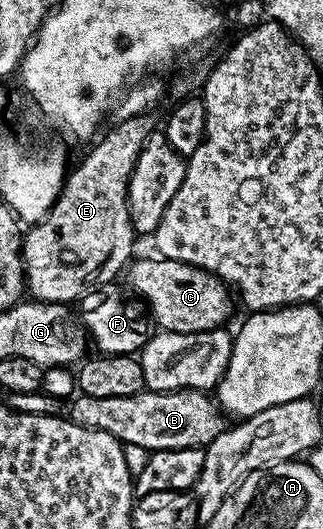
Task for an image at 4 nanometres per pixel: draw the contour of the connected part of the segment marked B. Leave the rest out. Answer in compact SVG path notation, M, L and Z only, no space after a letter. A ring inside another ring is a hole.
M141 390L133 397L89 397L82 393L70 400L69 417L77 425L97 429L117 437L122 444L141 445L146 451L168 451L169 449L207 448L229 423L218 402L206 391L149 391Z

